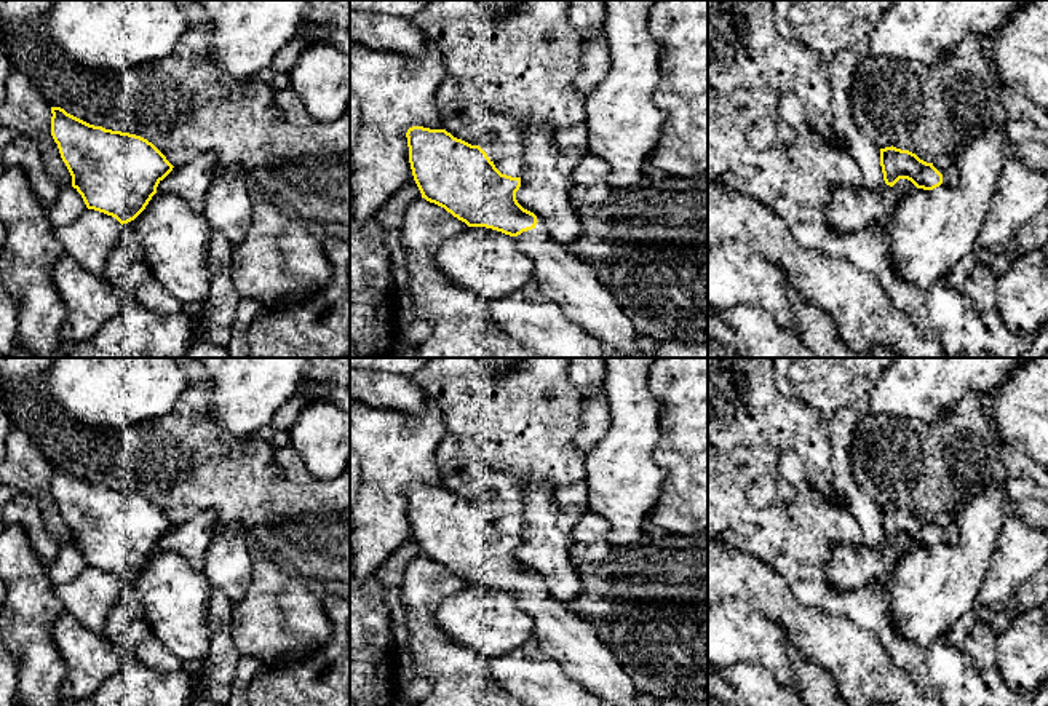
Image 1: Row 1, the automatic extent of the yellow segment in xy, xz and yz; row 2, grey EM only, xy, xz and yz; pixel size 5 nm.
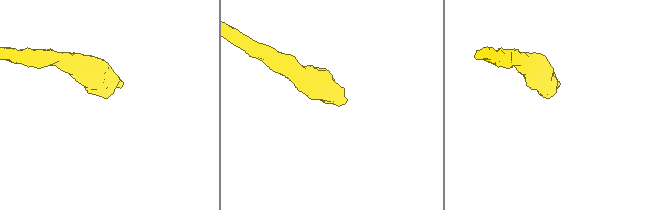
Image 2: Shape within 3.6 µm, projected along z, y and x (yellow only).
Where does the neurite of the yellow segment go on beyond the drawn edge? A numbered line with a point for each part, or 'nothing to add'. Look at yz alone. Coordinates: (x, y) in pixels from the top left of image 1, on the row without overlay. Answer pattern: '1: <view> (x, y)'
1: yz (946, 523)

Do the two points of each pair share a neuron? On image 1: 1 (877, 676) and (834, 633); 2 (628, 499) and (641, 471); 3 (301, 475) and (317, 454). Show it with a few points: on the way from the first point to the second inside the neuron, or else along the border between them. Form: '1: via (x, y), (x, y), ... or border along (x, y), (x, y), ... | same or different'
1: via (866, 665), (845, 644) | same
2: via (628, 492), (628, 484), (635, 478) | same
3: border along (289, 443), (302, 465), (313, 476) | different

